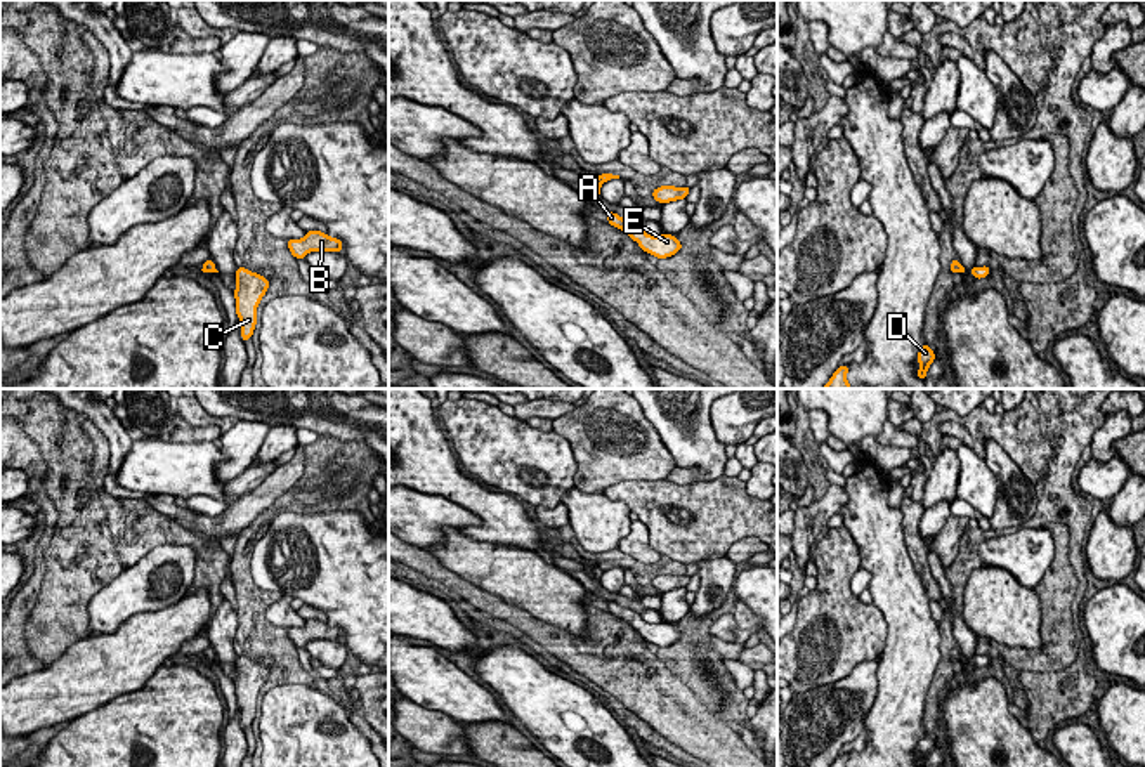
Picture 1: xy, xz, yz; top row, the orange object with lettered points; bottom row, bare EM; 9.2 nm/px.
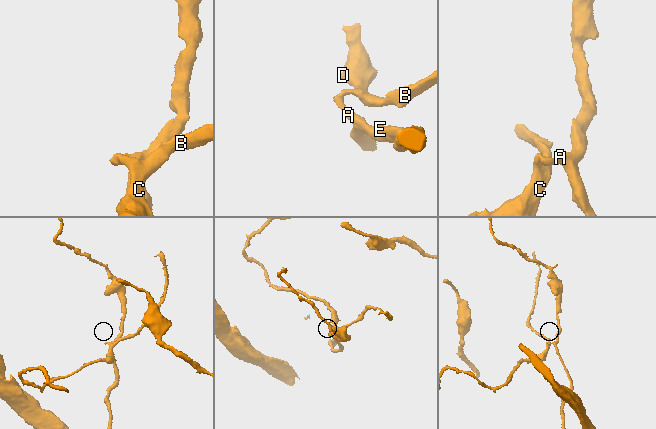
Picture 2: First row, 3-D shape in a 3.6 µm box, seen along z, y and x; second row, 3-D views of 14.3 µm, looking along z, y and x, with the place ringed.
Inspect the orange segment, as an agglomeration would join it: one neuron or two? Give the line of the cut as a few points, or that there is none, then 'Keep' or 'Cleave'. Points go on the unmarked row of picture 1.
Split along yz (958, 653), (960, 660). Cleave

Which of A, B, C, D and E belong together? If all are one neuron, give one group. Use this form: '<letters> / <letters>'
A E / B C D

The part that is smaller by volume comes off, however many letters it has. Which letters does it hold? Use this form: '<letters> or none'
B, C, D

